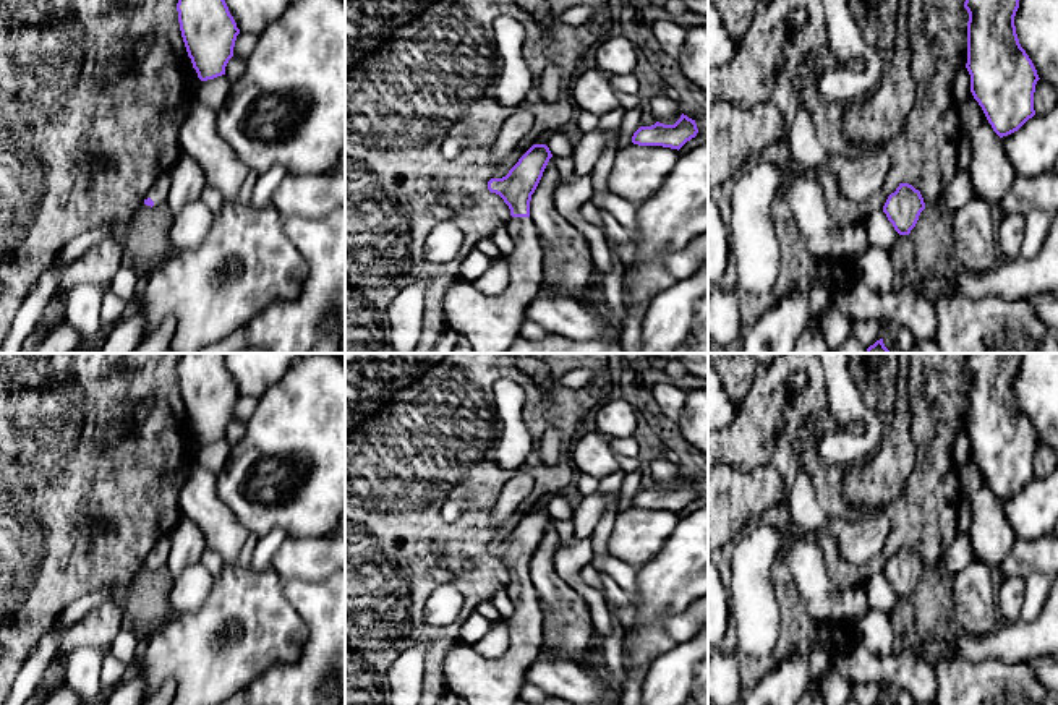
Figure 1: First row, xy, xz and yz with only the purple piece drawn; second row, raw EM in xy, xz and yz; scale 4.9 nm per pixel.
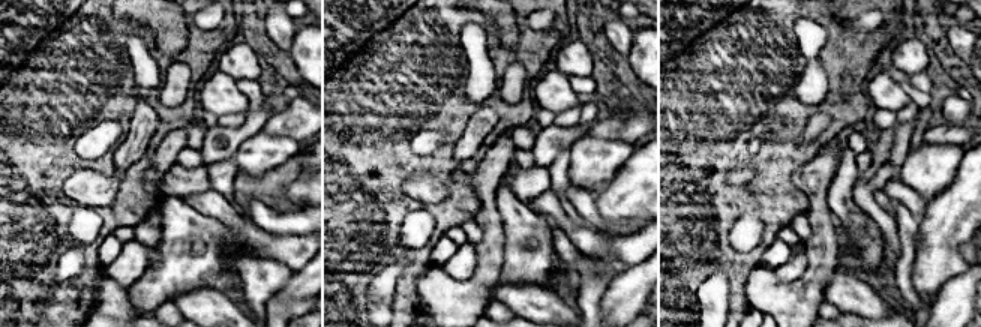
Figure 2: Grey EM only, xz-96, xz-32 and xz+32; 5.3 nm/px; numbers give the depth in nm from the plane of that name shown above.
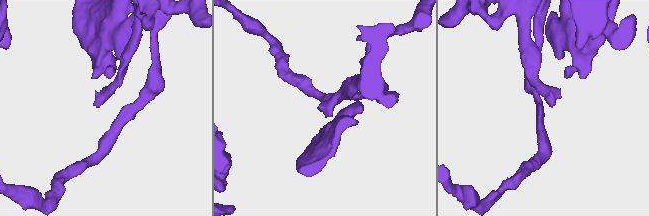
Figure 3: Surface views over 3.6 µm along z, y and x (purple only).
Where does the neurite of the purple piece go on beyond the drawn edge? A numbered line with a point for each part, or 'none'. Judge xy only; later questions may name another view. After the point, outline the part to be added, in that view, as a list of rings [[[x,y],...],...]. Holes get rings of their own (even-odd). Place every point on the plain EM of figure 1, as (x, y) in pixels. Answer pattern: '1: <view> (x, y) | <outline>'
1: xy (159, 555) | [[[160,536],[154,545],[154,548],[146,556],[144,562],[151,561],[154,564],[152,570],[162,569],[167,564],[169,553],[170,553],[170,540],[169,536]]]

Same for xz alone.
1: xz (478, 681) | [[[510,580],[507,593],[515,606],[506,619],[509,647],[501,658],[483,658],[471,642],[459,642],[446,652],[442,674],[447,690],[468,705],[514,705],[525,676],[543,643],[543,609],[531,580]]]

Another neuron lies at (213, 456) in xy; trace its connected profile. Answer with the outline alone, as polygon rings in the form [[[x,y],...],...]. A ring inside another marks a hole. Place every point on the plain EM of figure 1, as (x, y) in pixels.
[[[227,438],[201,444],[196,454],[196,464],[217,475],[227,464],[232,444]]]

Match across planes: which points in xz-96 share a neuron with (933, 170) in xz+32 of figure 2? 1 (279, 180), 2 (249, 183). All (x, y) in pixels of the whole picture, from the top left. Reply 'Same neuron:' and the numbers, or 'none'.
Same neuron: none

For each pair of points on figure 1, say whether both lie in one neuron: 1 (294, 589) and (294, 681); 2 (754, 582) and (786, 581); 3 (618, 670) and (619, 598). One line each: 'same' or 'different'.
1: same
2: different
3: same

